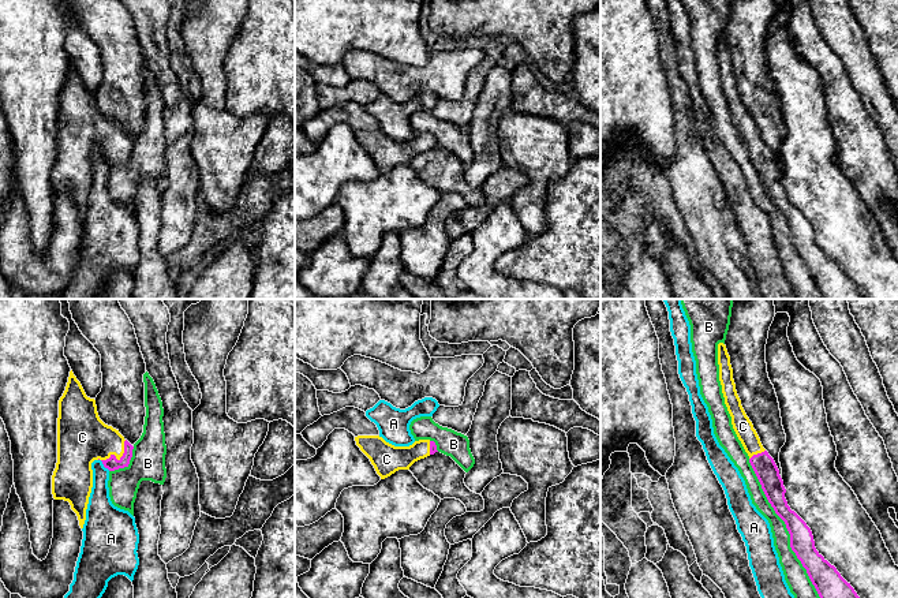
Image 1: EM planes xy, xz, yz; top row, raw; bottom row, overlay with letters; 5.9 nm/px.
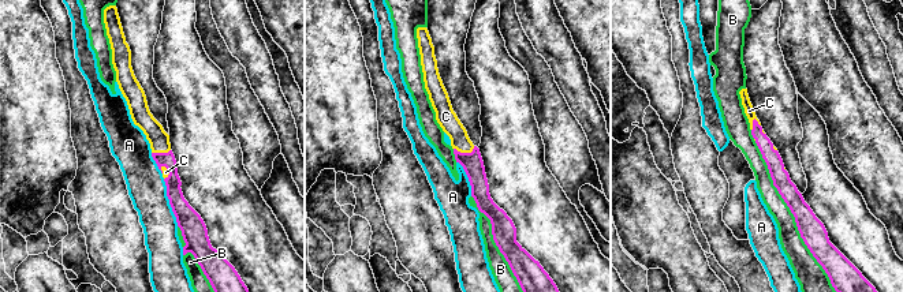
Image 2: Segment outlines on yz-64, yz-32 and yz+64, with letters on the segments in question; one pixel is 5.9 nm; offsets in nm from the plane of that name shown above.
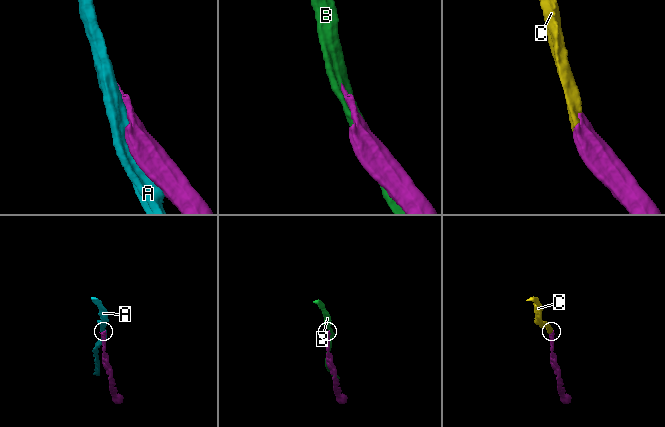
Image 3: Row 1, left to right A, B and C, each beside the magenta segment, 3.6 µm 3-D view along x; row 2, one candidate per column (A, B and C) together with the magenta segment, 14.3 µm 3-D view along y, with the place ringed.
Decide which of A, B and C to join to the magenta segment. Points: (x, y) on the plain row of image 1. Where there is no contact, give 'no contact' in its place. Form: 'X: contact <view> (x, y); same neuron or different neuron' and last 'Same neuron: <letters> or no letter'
A: contact xy (104, 160); different neuron
B: contact yz (788, 224); different neuron
C: contact xy (115, 152); same neuron
Same neuron: C

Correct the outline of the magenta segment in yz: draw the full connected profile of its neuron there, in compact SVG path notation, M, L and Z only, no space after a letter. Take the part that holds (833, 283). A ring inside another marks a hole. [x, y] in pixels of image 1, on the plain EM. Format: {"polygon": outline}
{"polygon": "M723 37L718 38L719 75L733 123L749 150L749 157L775 208L785 216L790 228L790 242L815 280L824 299L867 299L834 259L815 242L811 223L787 199L786 183L774 153L763 142L760 132L747 111L736 85L730 51Z"}

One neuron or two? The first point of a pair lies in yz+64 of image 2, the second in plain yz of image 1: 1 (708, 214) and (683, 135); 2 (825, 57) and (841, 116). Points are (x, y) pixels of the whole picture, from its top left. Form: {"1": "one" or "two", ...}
{"1": "one", "2": "one"}

